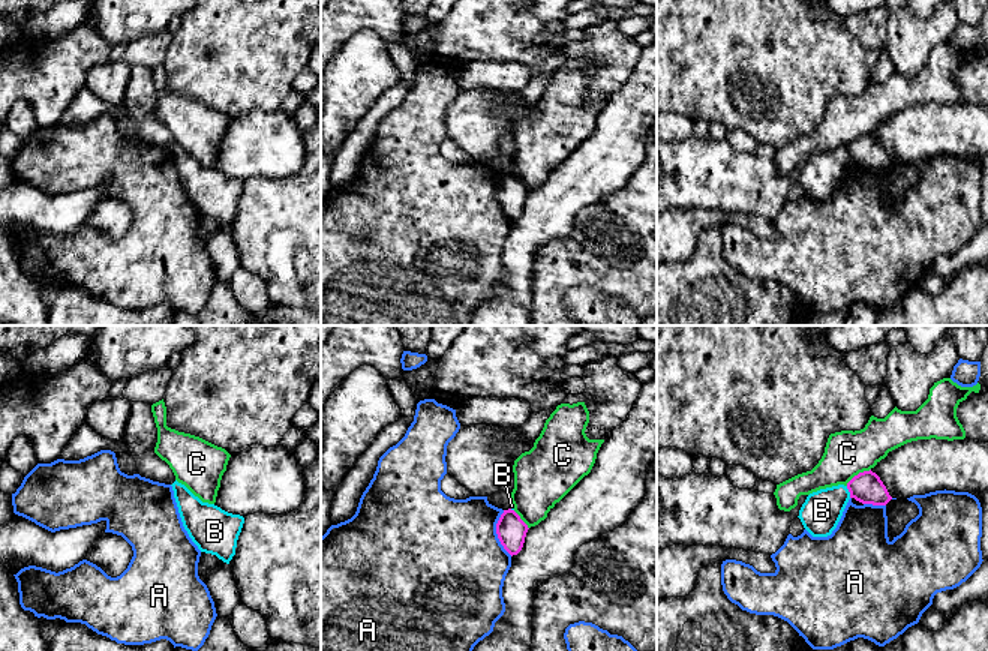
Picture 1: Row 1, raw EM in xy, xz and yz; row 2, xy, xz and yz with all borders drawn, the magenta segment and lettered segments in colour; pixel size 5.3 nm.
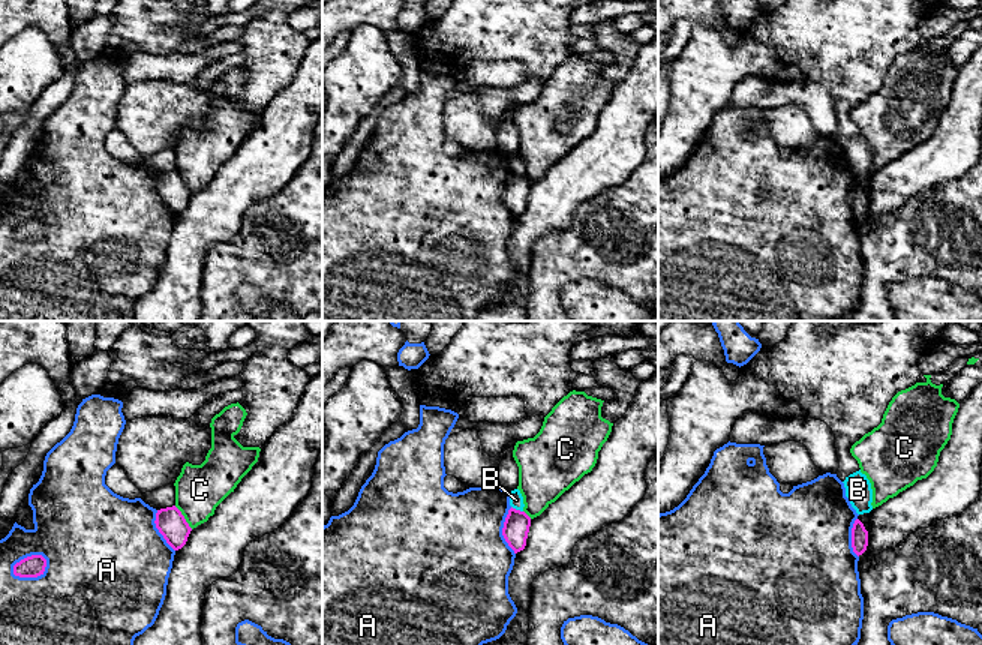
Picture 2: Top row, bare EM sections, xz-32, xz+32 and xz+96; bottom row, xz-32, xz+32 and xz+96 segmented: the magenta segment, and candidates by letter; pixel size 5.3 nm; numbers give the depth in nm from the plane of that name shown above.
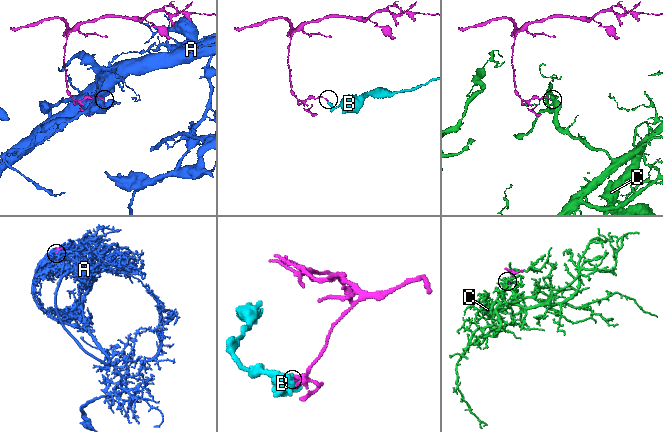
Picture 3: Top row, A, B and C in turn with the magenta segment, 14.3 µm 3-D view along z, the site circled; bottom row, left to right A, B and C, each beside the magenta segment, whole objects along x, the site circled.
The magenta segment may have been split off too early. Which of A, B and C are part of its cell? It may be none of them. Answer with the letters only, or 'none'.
none

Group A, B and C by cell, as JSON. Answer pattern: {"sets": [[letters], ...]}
{"sets": [["A"], ["B"], ["C"]]}

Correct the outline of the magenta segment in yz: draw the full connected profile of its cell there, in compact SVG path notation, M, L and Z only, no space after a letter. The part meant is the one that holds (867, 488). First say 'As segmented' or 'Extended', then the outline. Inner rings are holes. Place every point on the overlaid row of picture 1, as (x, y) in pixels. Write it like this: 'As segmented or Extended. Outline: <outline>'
As segmented. Outline: M871 470L855 476L847 483L847 489L850 498L862 504L886 506L892 500L880 477Z

